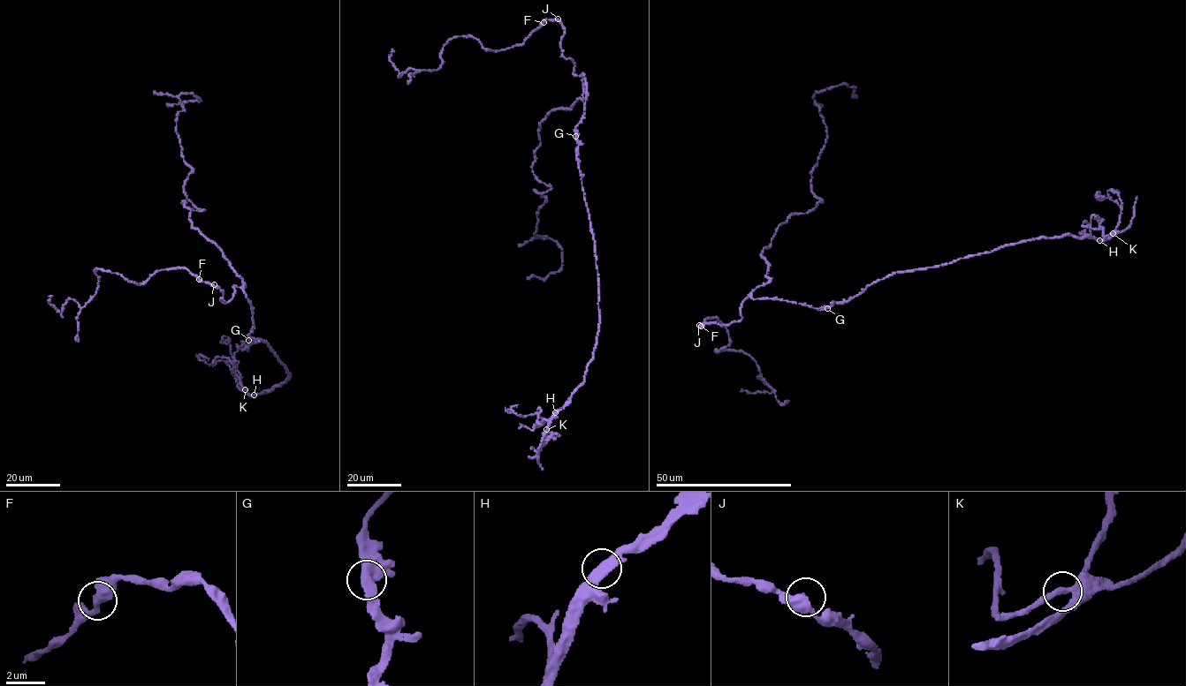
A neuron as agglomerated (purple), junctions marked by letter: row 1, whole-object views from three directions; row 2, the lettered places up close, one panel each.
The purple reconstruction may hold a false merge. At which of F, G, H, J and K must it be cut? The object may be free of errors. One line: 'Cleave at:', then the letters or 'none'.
Cleave at: none

